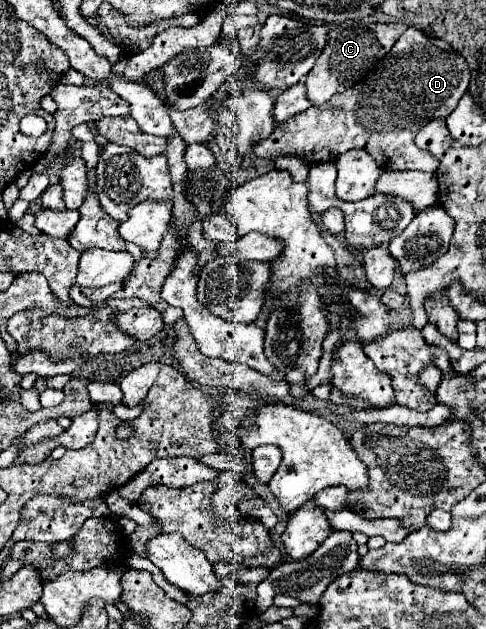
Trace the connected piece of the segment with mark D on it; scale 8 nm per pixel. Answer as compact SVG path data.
M409 27L393 45L393 49L377 63L377 67L359 81L359 85L353 85L351 89L337 93L331 97L329 103L321 107L309 107L307 111L287 119L283 125L279 125L271 137L255 143L253 153L259 159L273 161L279 155L285 157L299 157L307 165L315 163L327 163L335 161L339 155L347 153L349 149L365 149L381 169L393 169L393 171L403 171L403 169L417 169L417 171L435 171L439 167L439 161L429 153L419 149L413 139L421 127L425 127L431 119L437 117L449 117L451 111L457 107L459 99L467 93L469 87L469 67L465 59L451 49L449 43L441 39L431 39L425 33L421 33L415 27Z

